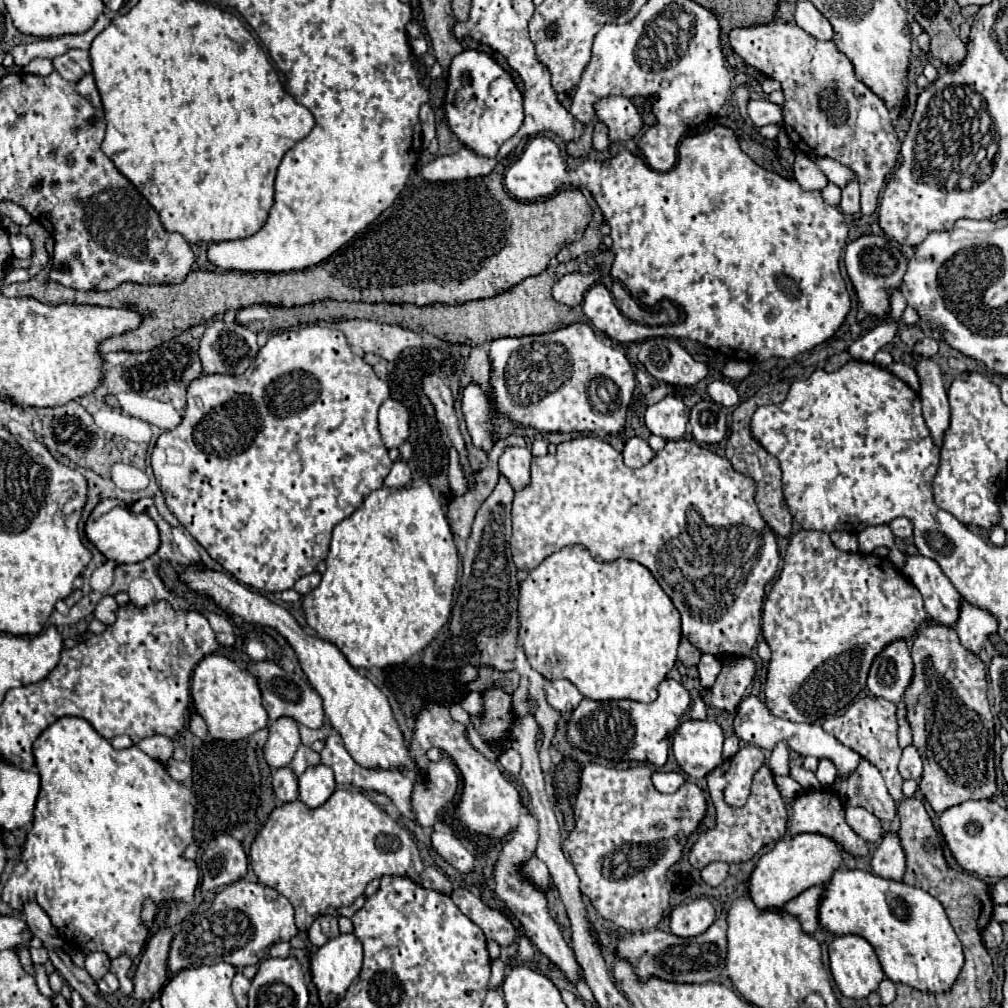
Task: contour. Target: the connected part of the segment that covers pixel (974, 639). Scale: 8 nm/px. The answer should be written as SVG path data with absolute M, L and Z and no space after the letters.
M963 602L959 620L953 628L957 630L961 644L965 648L969 648L969 652L979 654L987 636L997 632L997 618L983 608L977 608L977 606L971 606L969 602Z

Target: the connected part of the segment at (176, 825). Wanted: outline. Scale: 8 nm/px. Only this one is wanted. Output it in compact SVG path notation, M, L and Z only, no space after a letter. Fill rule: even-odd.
M63 716L61 720L57 720L55 724L51 724L33 744L33 758L35 758L35 766L37 772L41 776L41 790L37 796L37 804L35 804L35 818L31 824L31 830L27 832L27 842L23 848L23 854L11 874L11 878L7 880L5 888L3 888L3 900L11 906L11 908L21 908L21 904L25 900L37 900L37 904L49 914L51 922L55 928L59 928L59 934L67 940L71 940L77 948L81 948L85 954L89 952L107 952L109 958L117 958L121 954L127 954L129 958L135 958L141 954L143 944L147 940L147 928L143 926L139 914L141 914L141 904L143 900L149 896L153 898L155 904L161 904L165 898L169 900L185 900L191 902L193 900L193 892L199 884L199 872L193 860L185 860L183 858L183 850L193 844L193 814L195 808L191 804L193 800L193 786L191 784L179 784L175 782L165 766L159 760L149 758L145 752L141 752L137 746L131 746L127 750L115 750L109 740L105 740L101 734L95 732L95 728L77 716Z

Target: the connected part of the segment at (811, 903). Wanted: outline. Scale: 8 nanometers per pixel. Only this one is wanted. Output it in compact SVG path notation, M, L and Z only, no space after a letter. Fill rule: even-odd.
M813 886L783 906L785 912L789 912L791 916L795 916L801 922L801 928L807 934L813 934L819 928L817 912L819 912L821 894L823 894L823 886Z

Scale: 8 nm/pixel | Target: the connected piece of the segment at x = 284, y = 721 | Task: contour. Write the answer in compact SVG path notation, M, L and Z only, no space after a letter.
M283 716L269 726L269 740L263 748L265 760L271 768L289 766L299 746L301 746L301 740L299 740L297 722L289 716Z

